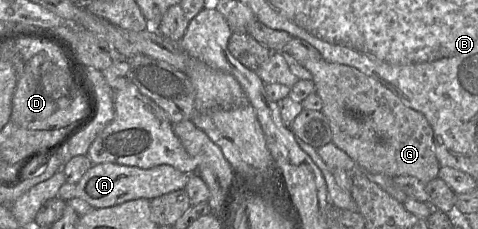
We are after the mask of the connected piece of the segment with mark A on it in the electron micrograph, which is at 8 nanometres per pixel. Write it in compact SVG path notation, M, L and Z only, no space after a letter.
M117 163L93 164L76 184L76 197L83 199L93 208L107 208L126 201L153 198L184 189L188 175L170 165L157 165L152 168L120 165Z

